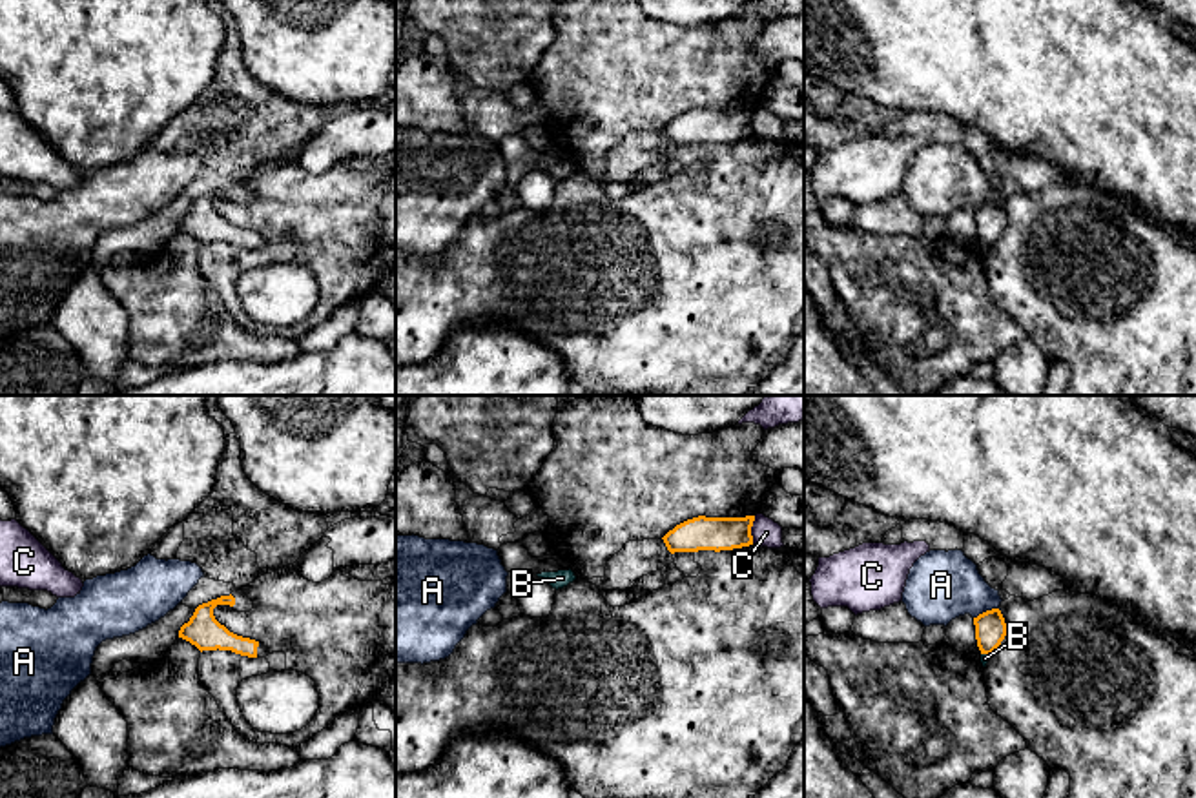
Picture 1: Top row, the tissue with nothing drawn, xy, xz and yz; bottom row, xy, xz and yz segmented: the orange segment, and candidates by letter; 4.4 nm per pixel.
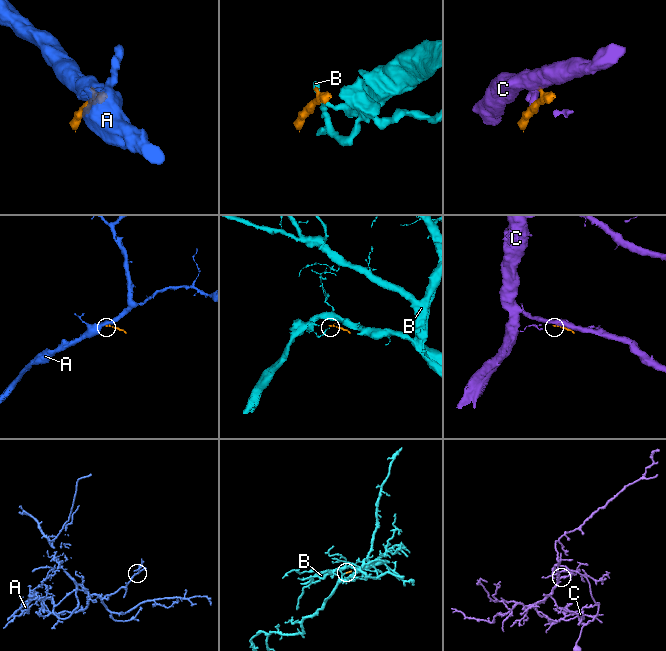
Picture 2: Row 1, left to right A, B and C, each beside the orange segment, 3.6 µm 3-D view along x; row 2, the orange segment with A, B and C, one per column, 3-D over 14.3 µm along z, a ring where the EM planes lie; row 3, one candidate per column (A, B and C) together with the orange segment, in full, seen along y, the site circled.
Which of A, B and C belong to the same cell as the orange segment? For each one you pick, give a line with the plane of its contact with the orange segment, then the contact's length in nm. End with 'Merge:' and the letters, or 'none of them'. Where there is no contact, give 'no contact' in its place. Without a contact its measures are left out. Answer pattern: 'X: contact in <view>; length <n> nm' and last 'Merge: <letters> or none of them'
Merge: none of them

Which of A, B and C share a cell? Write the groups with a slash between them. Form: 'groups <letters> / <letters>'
groups A / B / C

